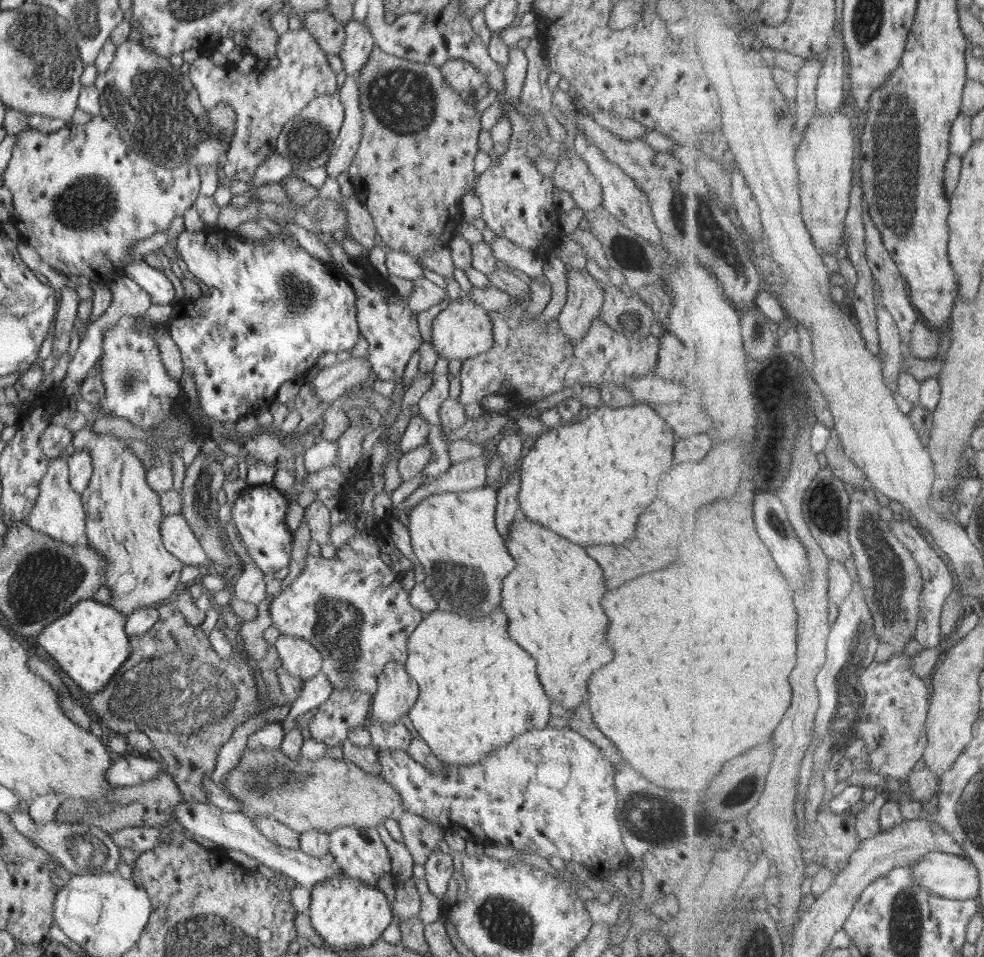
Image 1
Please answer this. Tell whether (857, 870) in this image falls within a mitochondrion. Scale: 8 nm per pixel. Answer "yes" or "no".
no

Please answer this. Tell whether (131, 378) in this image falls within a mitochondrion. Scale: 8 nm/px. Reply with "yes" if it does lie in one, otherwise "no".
yes

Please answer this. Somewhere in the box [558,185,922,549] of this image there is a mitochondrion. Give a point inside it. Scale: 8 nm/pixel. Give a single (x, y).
(825, 516)

